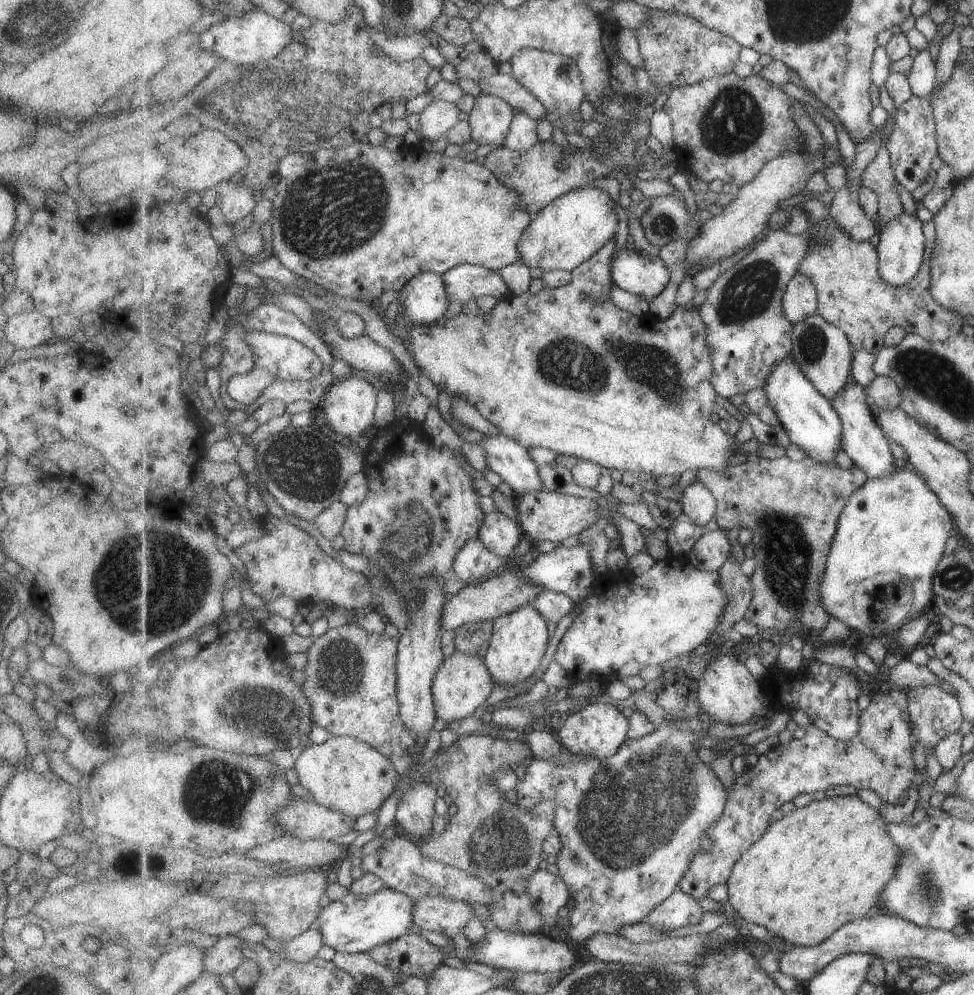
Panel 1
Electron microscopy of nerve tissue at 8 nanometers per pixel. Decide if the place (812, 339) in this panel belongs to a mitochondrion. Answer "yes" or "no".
yes

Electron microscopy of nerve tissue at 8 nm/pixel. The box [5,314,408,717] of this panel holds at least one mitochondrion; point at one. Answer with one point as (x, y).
(149, 585)

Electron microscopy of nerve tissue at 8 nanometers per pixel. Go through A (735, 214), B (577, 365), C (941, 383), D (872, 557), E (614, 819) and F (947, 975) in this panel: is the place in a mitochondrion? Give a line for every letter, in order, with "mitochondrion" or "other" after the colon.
A: other
B: mitochondrion
C: mitochondrion
D: other
E: mitochondrion
F: other

